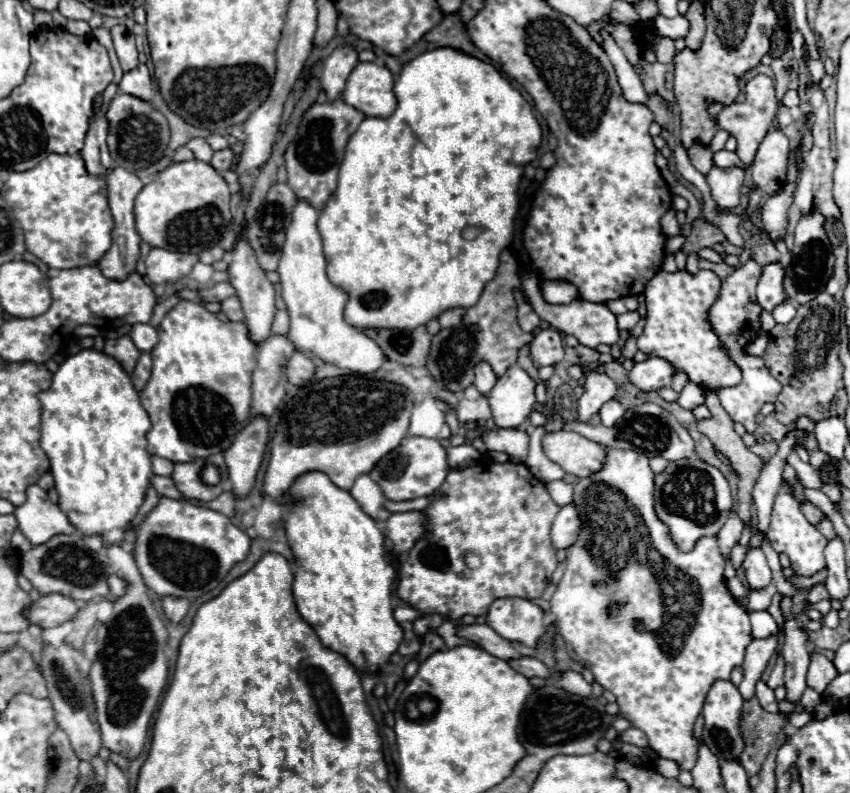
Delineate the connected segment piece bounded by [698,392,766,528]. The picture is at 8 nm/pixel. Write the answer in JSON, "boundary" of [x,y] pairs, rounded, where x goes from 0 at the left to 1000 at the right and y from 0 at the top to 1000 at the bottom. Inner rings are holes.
{"boundary":[[[838,494],[831,497],[831,512],[833,512],[833,517],[838,520],[838,527],[833,527],[833,530],[824,530],[824,532],[821,532],[821,542],[824,542],[826,547],[831,547],[831,550],[840,557],[840,562],[842,562],[845,567],[849,567],[849,570],[856,575],[861,590],[866,593],[866,598],[868,598],[868,633],[871,633],[868,651],[871,651],[871,656],[873,656],[880,666],[885,666],[885,646],[882,646],[885,618],[887,618],[887,610],[889,610],[894,595],[896,595],[899,588],[901,588],[901,580],[894,578],[892,573],[882,570],[882,567],[878,565],[878,560],[873,557],[873,550],[864,542],[864,532],[856,527],[856,522],[852,520],[852,515],[847,512],[845,502],[842,502]]]}

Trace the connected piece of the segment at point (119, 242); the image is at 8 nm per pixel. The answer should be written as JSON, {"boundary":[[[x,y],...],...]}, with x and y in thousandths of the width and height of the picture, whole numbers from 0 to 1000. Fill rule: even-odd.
{"boundary":[[[134,212],[132,219],[127,219],[127,224],[125,224],[125,232],[127,232],[127,255],[129,255],[129,265],[132,265],[132,272],[134,272],[134,290],[132,290],[132,310],[115,328],[115,338],[129,353],[148,353],[160,340],[160,333],[165,328],[167,300],[160,293],[158,252],[165,245],[165,240],[169,237],[169,230],[160,219],[146,214],[146,212]]]}

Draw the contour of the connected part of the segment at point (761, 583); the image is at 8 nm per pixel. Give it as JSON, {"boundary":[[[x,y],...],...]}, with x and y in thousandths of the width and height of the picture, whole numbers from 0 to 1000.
{"boundary":[[[892,691],[892,694],[882,694],[875,704],[875,721],[878,721],[878,731],[880,731],[880,739],[885,744],[896,744],[906,736],[908,731],[908,721],[904,716],[904,709],[901,709],[901,701],[899,696]]]}

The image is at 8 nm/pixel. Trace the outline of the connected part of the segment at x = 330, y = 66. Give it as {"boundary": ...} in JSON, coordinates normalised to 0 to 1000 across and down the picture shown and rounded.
{"boundary":[[[395,61],[391,66],[391,71],[381,78],[379,83],[379,96],[376,96],[376,108],[386,121],[386,129],[393,129],[402,121],[407,101],[412,96],[412,91],[416,88],[416,83],[421,81],[421,68],[409,61]]]}

